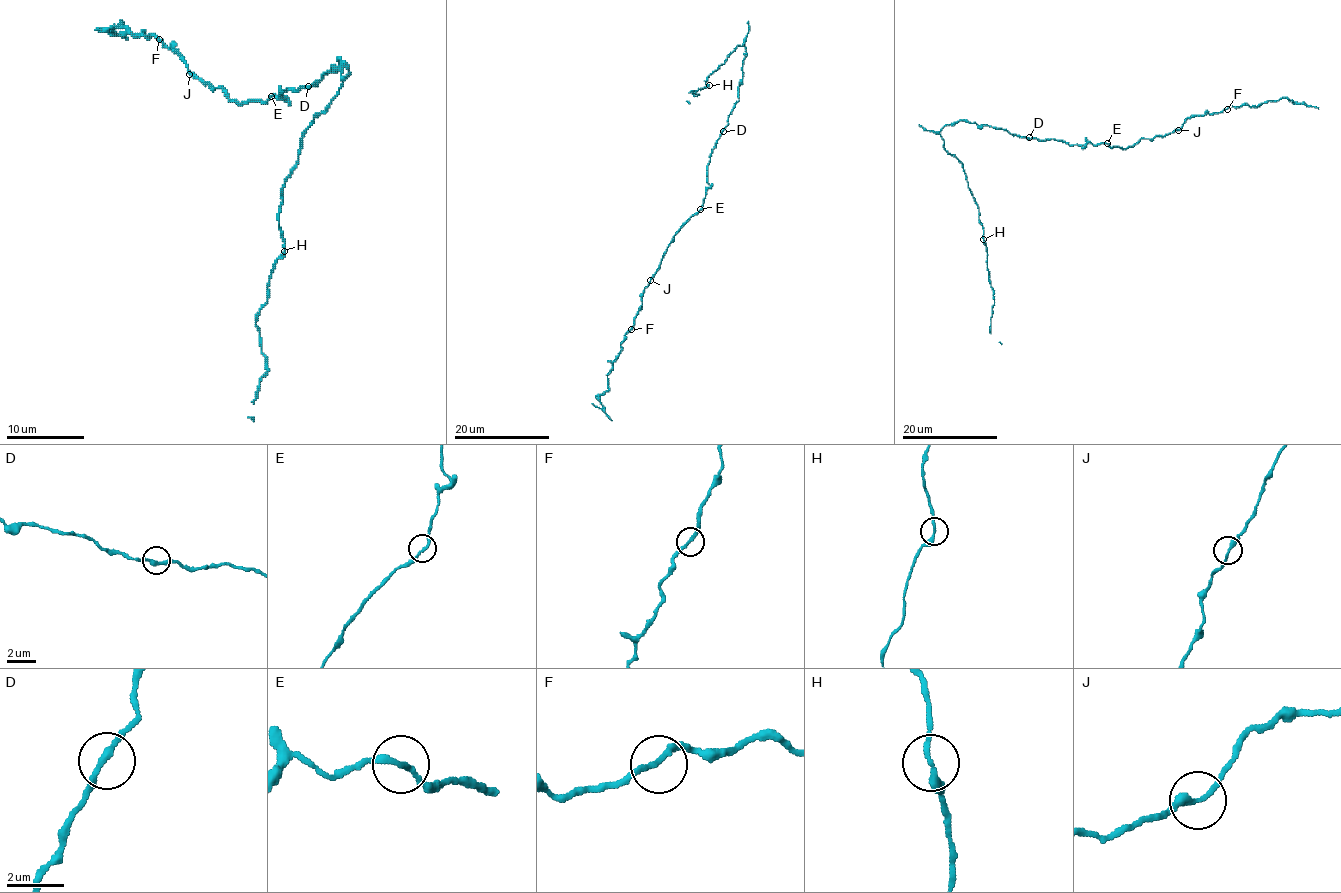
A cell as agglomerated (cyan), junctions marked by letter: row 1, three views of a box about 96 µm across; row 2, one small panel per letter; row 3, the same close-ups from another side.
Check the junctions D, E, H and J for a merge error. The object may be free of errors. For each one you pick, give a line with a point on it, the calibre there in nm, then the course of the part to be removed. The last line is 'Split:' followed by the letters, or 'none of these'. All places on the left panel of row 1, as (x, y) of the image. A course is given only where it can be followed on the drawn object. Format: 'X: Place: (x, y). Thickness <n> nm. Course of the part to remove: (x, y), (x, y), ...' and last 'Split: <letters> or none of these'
J: Place: (189, 74). Thickness 240 nm. Course of the part to remove: (190, 74), (188, 65), (176, 51), (155, 36), (137, 36), (120, 26), (122, 22), (108, 30), (128, 39)
Split: J

